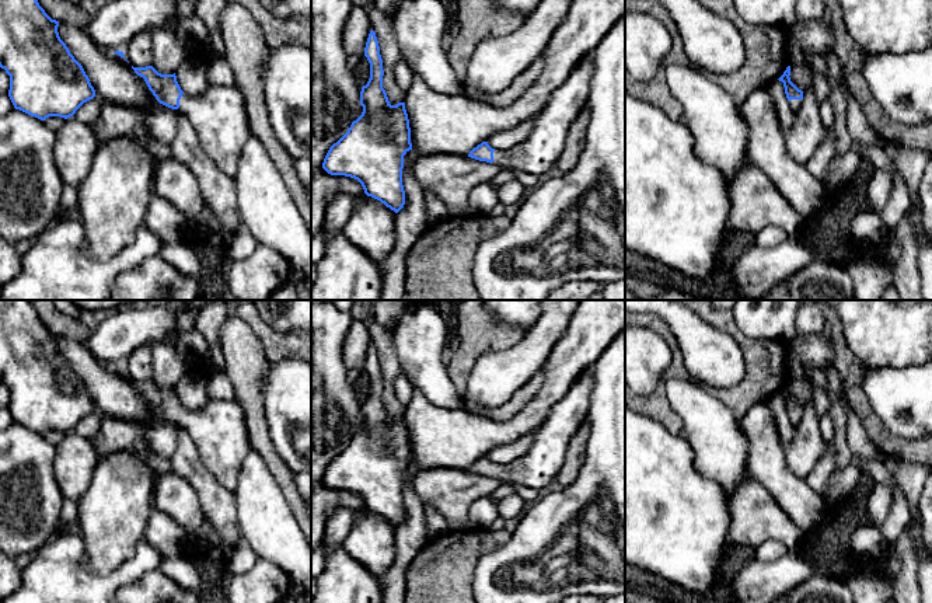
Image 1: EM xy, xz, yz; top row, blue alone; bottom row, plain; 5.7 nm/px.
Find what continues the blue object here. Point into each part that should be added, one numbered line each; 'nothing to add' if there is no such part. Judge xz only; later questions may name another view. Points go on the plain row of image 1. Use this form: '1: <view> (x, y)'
1: xz (538, 467)

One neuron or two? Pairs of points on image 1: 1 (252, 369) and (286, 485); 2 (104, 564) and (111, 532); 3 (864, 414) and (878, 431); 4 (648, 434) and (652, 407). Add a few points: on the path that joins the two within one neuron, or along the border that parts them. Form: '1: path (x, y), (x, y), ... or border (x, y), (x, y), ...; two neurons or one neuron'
1: path (252, 398), (259, 441), (271, 456); one neuron
2: path (104, 556), (110, 540); one neuron
3: path (868, 418), (873, 427); one neuron
4: border (639, 412), (650, 417), (670, 432), (680, 434); two neurons

